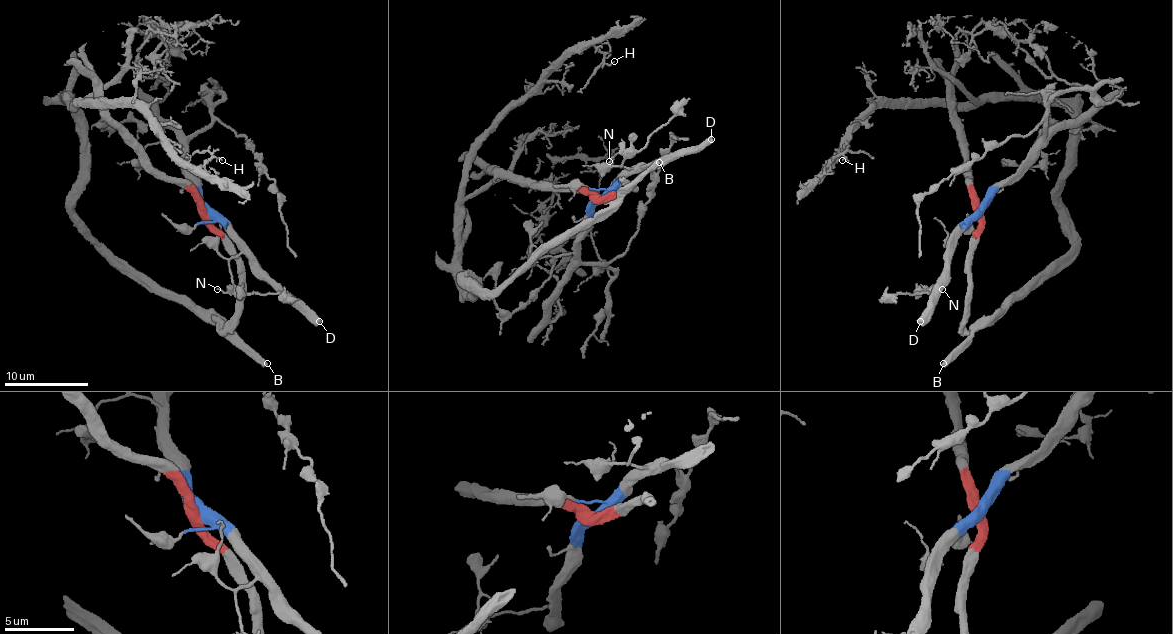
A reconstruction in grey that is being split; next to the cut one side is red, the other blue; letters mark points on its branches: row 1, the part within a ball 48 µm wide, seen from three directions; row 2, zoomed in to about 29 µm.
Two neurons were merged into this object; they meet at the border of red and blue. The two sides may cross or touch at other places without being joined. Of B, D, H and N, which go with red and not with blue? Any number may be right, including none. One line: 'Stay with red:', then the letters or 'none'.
Stay with red: B, H

